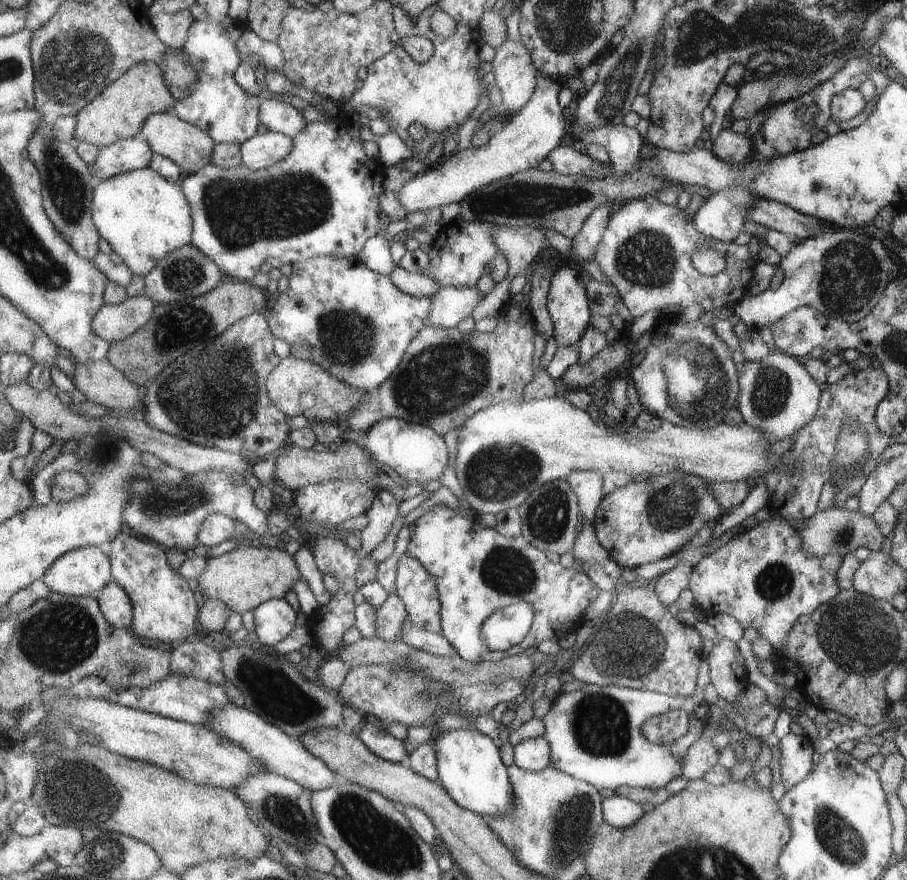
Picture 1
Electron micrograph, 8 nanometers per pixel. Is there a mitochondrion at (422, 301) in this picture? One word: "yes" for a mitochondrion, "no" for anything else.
no

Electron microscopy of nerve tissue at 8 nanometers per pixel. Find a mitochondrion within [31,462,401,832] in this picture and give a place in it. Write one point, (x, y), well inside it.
(73, 787)

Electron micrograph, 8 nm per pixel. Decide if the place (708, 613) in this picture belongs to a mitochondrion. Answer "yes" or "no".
no

